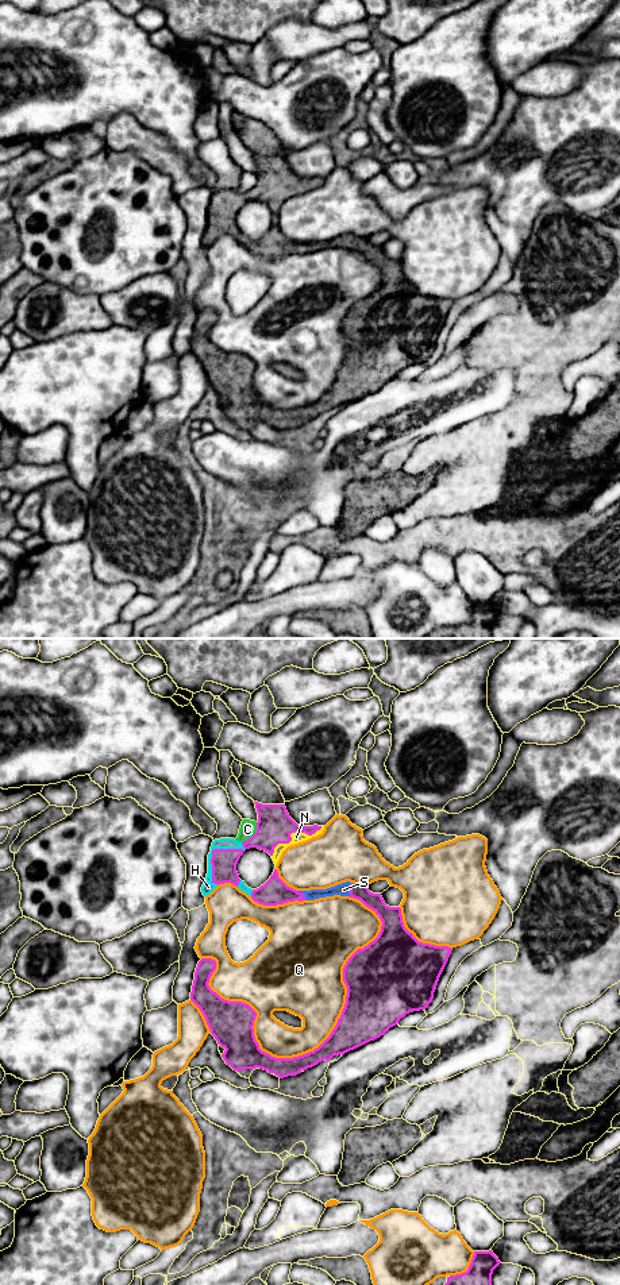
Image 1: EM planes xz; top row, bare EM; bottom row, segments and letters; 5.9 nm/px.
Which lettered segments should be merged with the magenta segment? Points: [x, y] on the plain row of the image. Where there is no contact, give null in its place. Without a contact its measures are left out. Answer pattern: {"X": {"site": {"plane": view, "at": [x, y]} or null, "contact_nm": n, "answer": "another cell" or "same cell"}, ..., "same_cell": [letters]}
{"C": {"site": {"plane": "xz", "at": [254, 186]}, "contact_nm": 160, "answer": "another cell"}, "H": {"site": {"plane": "xz", "at": [212, 203]}, "contact_nm": 320, "answer": "same cell"}, "N": {"site": {"plane": "xz", "at": [291, 185]}, "contact_nm": 360, "answer": "same cell"}, "Q": {"site": {"plane": "xz", "at": [319, 398]}, "contact_nm": 1100, "answer": "another cell"}, "S": {"site": {"plane": "xz", "at": [350, 242]}, "contact_nm": 80, "answer": "same cell"}, "same_cell": ["H", "N", "S"]}

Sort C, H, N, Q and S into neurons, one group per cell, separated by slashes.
C / H N S / Q

